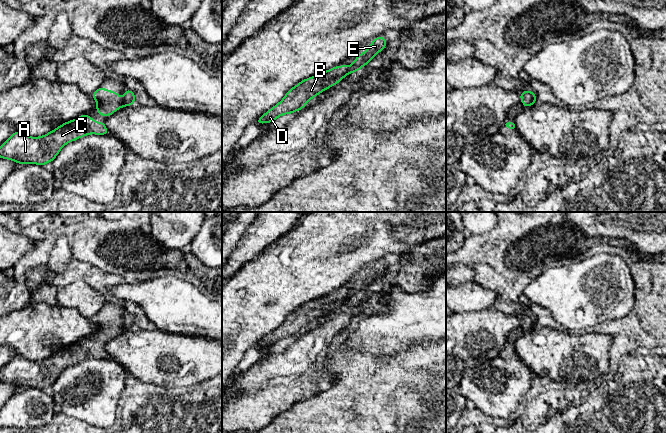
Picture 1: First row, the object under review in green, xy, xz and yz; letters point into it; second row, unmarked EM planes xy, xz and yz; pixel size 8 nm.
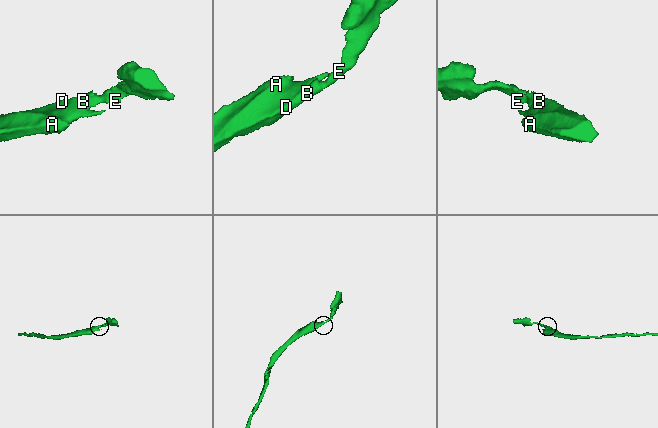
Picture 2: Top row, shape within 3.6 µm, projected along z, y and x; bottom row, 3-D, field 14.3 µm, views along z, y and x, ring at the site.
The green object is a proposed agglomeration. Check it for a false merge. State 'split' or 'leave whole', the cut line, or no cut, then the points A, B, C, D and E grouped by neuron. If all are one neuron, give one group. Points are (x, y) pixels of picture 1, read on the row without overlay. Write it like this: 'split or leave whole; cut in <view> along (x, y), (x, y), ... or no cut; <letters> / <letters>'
leave whole; no cut; A B C D E

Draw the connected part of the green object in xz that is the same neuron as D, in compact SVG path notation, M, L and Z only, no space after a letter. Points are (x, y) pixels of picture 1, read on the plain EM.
M378 260L373 263L364 277L357 278L357 282L349 291L347 289L336 290L302 304L288 314L279 327L260 340L256 348L271 347L284 338L292 338L295 335L300 335L307 329L309 324L315 322L324 314L338 308L349 297L353 298L367 289L377 277L385 273L386 268L387 263Z

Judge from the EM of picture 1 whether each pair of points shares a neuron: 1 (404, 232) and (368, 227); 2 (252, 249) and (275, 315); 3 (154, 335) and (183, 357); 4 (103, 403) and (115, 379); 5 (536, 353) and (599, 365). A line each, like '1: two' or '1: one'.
1: one
2: two
3: one
4: one
5: one

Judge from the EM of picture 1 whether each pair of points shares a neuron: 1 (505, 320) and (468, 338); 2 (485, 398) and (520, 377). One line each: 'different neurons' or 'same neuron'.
1: same neuron
2: same neuron

